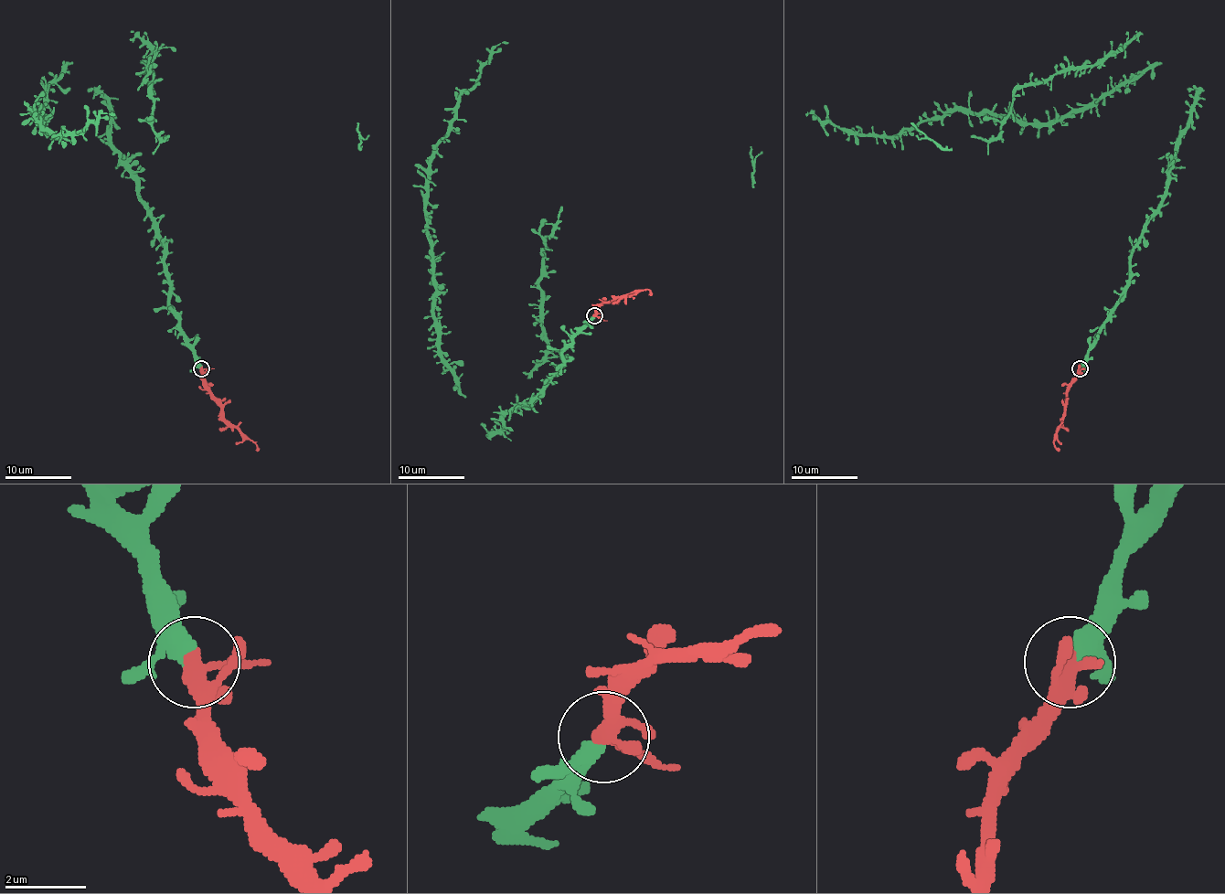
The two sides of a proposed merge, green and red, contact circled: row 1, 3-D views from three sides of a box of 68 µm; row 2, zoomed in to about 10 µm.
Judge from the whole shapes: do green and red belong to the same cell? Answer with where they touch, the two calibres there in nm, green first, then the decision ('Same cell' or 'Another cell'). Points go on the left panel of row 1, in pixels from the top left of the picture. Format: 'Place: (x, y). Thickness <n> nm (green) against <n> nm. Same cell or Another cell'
Place: (201, 368). Thickness 320 nm (green) against 280 nm. Same cell

